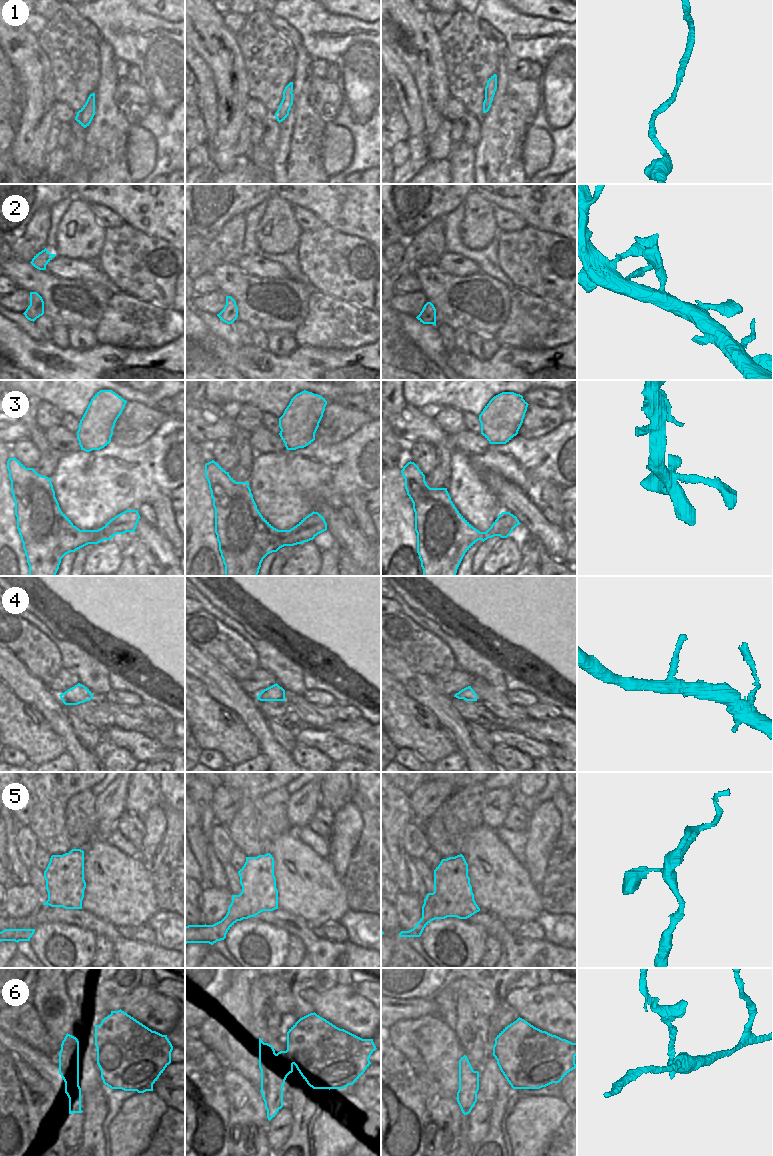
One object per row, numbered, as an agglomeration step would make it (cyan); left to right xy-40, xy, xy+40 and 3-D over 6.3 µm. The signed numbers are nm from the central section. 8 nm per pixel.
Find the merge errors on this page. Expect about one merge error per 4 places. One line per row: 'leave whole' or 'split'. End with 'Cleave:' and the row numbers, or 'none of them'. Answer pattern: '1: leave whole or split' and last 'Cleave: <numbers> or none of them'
1: leave whole
2: leave whole
3: leave whole
4: leave whole
5: leave whole
6: split
Cleave: 6

